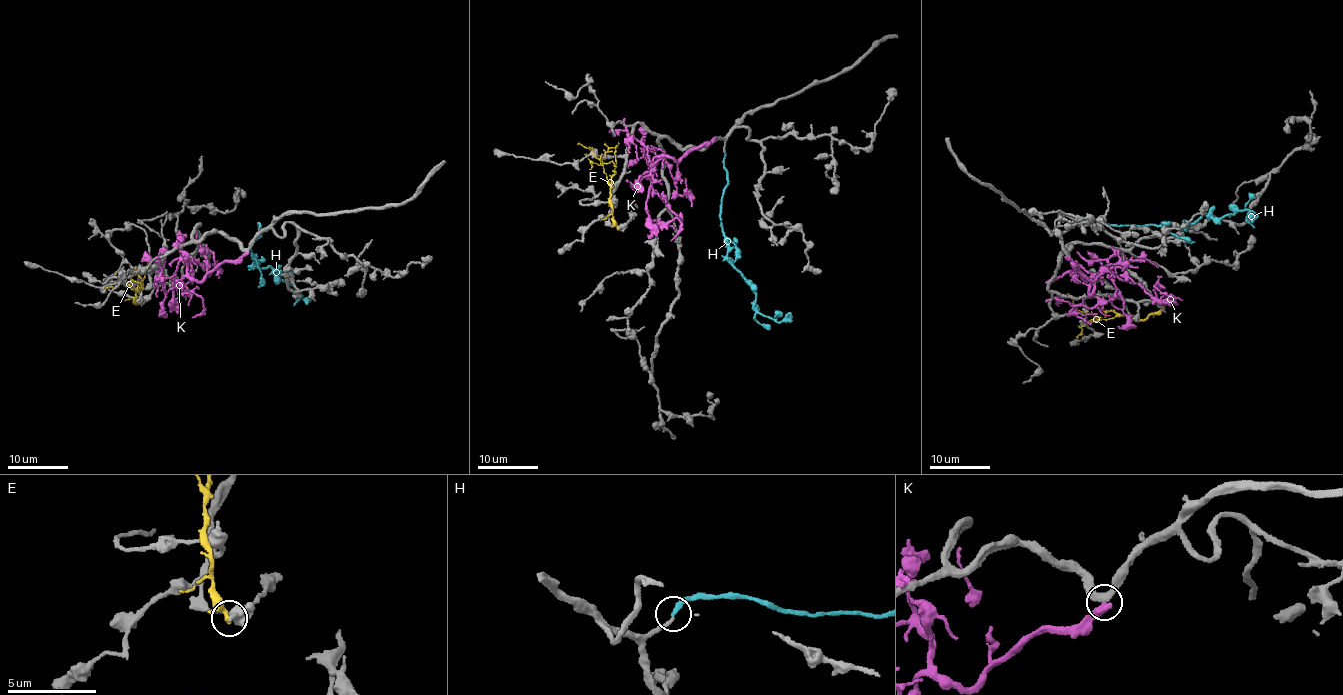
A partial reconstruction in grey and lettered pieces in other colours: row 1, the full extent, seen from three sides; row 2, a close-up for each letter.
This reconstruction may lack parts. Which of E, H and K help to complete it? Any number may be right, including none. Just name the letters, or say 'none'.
H

